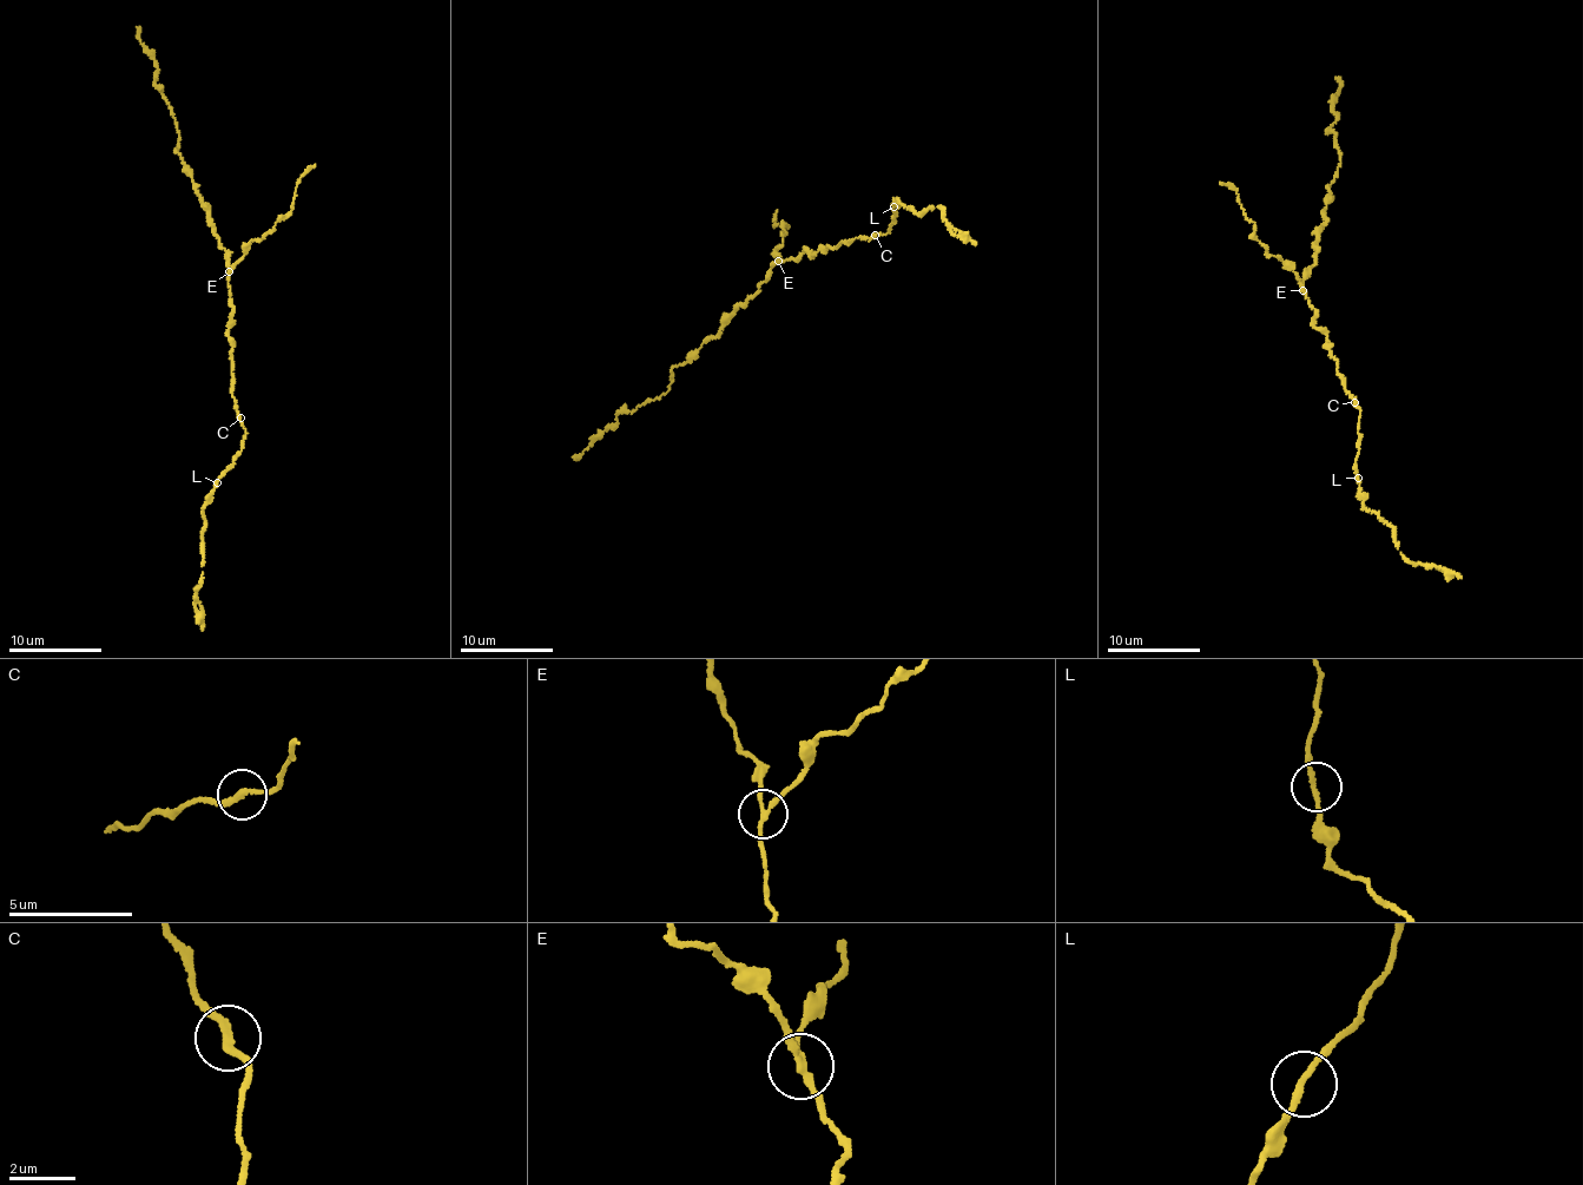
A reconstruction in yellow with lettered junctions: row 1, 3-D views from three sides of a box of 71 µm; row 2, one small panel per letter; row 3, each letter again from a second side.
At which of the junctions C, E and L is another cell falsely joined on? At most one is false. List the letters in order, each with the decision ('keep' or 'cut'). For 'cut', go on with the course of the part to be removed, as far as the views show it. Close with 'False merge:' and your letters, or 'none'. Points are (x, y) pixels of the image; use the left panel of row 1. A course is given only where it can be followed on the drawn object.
C: keep
E: cut; course (228, 270), (243, 258), (252, 242), (265, 236), (292, 210), (296, 183), (315, 166)
L: keep
False merge: E

